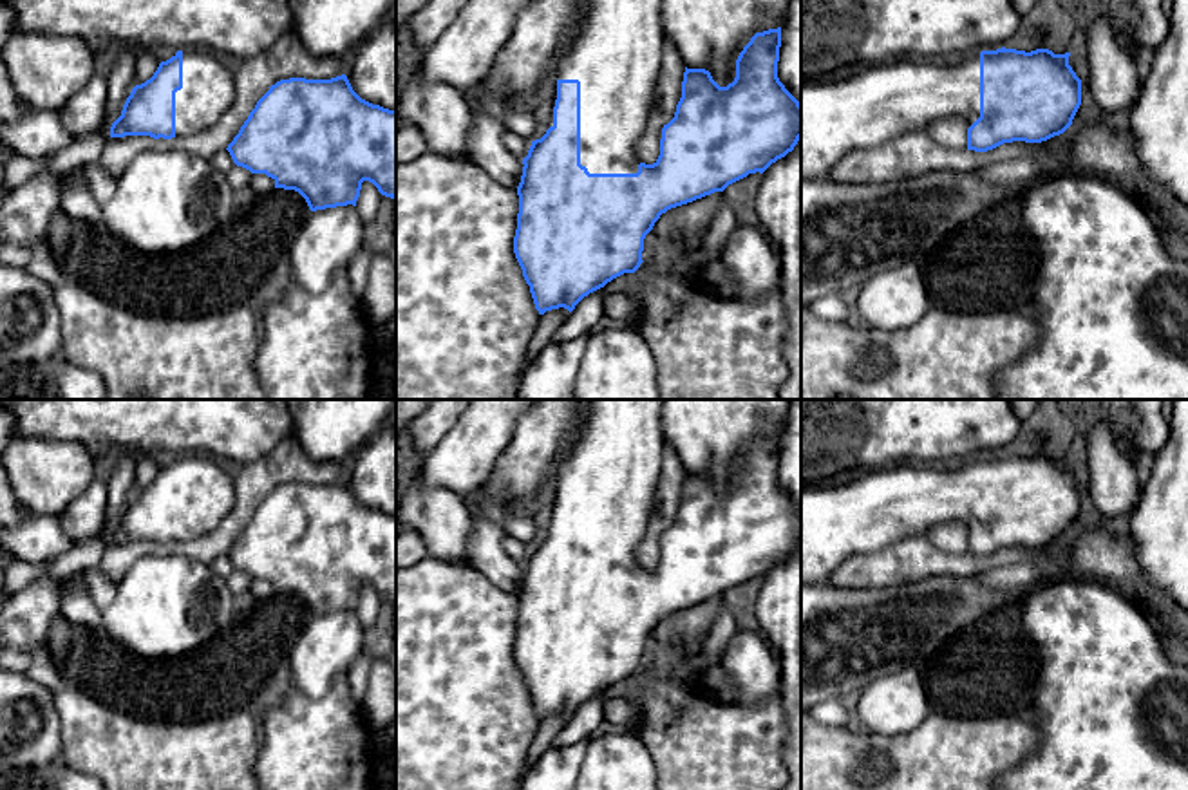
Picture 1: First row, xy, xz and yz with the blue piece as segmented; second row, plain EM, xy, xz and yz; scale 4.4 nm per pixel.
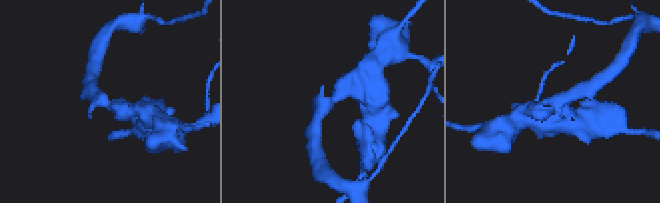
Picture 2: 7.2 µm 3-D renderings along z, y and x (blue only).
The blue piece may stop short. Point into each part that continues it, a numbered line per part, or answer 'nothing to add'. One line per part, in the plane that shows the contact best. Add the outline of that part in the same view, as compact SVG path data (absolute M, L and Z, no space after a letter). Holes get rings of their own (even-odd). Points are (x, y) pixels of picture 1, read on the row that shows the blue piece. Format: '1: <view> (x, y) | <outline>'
1: xz (615, 53) | M584 0L580 24L555 65L557 80L580 81L580 165L589 174L636 174L635 145L646 128L662 71L662 0Z

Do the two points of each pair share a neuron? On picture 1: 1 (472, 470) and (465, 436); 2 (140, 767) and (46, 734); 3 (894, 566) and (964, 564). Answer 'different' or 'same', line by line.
1: same
2: different
3: same

